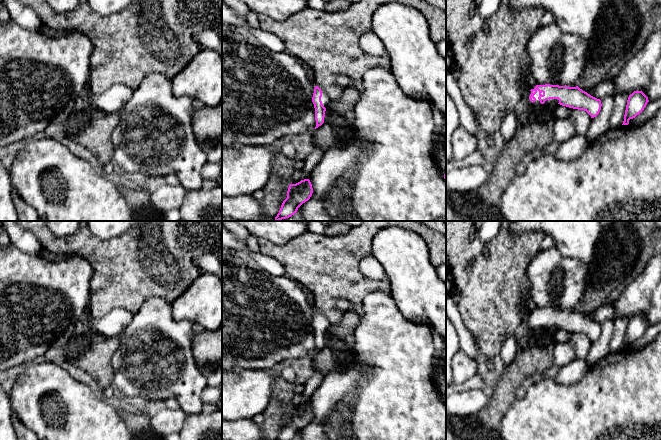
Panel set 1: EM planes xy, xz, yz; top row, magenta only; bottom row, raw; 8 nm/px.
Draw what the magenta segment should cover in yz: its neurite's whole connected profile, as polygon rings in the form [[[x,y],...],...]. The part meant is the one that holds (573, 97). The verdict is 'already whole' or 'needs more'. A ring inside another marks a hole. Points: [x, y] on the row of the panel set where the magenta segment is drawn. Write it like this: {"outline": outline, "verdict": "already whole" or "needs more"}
{"outline": [[[554,84],[536,85],[528,93],[529,106],[539,104],[560,104],[573,109],[586,111],[591,118],[601,110],[601,100],[597,99],[578,86],[559,86]]], "verdict": "needs more"}

